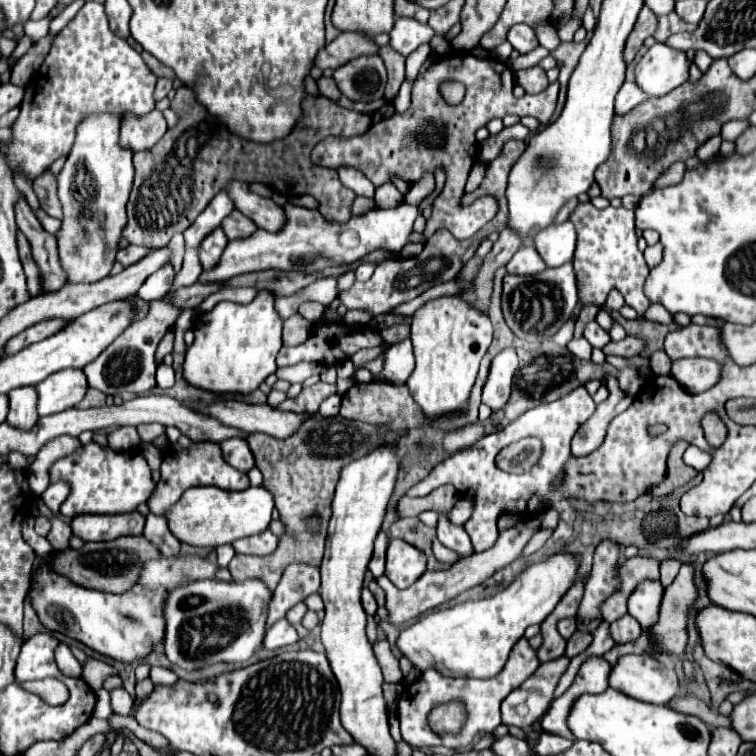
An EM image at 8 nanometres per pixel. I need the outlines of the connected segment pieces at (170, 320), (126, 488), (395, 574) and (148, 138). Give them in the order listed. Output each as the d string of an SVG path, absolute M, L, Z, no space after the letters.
M154 300L150 302L150 312L144 320L130 324L94 362L90 362L84 368L84 374L88 378L88 384L92 388L102 390L104 394L120 394L120 392L132 392L132 394L144 394L150 392L156 386L156 348L166 330L170 330L178 318L180 310L174 308L170 302Z
M90 442L70 456L60 458L50 468L50 484L64 480L70 482L70 496L60 506L60 514L74 518L78 514L122 514L136 510L154 492L154 480L140 450L114 452Z
M390 540L386 552L386 576L394 586L406 588L426 572L426 556L404 540Z
M152 110L144 116L126 114L122 118L122 142L130 150L146 150L154 146L166 132L166 120L160 110Z

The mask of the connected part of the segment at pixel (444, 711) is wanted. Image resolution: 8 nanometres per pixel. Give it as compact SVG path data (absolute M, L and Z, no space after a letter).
M458 700L438 704L428 714L428 724L436 734L458 734L466 722L466 706Z

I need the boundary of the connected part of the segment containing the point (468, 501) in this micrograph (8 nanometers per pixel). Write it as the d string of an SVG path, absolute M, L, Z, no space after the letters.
M462 496L456 502L456 506L448 512L450 514L450 520L454 520L454 524L464 524L472 516L472 508L474 508L474 498Z

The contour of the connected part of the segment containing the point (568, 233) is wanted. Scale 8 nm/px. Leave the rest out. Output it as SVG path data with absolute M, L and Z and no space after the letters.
M566 220L562 224L550 226L550 230L546 230L546 234L538 234L536 250L542 256L542 260L546 262L546 266L550 266L550 268L570 262L574 258L574 250L576 250L574 224L570 220Z

